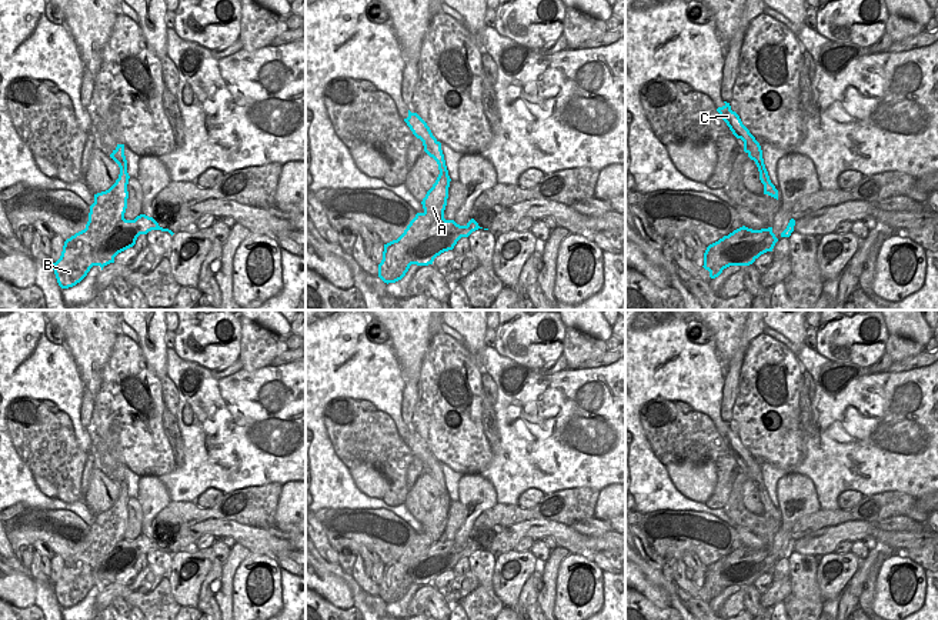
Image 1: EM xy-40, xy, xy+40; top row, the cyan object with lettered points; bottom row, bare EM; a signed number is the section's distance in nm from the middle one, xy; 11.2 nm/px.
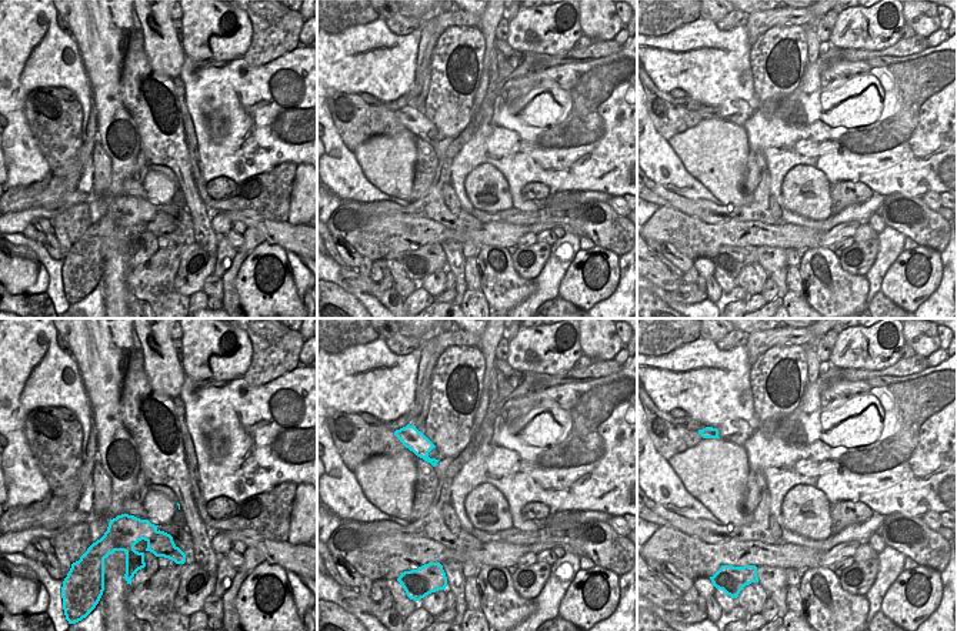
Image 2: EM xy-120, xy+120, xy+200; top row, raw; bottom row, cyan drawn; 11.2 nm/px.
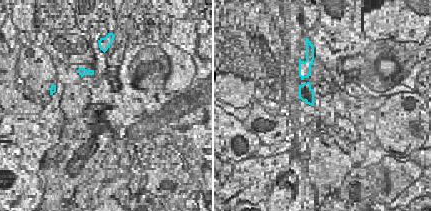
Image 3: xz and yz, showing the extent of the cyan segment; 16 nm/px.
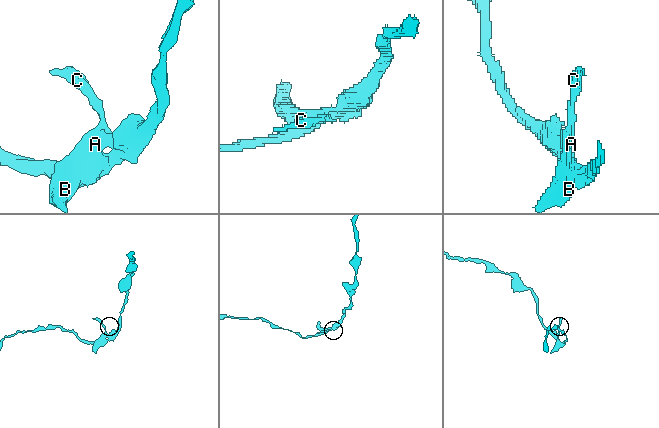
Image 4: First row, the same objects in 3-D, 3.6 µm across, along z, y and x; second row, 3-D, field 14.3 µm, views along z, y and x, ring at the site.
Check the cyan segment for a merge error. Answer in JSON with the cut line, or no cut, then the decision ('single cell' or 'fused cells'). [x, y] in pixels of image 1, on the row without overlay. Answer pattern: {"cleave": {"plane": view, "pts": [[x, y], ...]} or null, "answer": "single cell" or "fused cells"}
{"cleave": {"plane": "xy", "pts": [[446, 486], [440, 494]]}, "answer": "fused cells"}

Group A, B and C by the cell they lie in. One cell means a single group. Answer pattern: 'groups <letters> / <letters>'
groups A B / C

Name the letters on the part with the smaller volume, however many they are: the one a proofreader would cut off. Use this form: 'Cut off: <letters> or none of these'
Cut off: C

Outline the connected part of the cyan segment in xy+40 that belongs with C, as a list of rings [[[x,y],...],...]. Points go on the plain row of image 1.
[[[727,421],[724,423],[725,424],[722,427],[718,427],[717,431],[727,443],[732,454],[744,461],[744,471],[748,474],[751,480],[755,481],[760,491],[760,499],[762,500],[767,514],[778,520],[778,510],[771,503],[768,493],[764,490],[765,484],[764,484],[762,470],[760,463],[750,453],[750,450],[742,444],[740,436],[731,430],[730,423]]]

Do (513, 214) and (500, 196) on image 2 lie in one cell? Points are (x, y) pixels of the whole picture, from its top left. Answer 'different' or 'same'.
different

